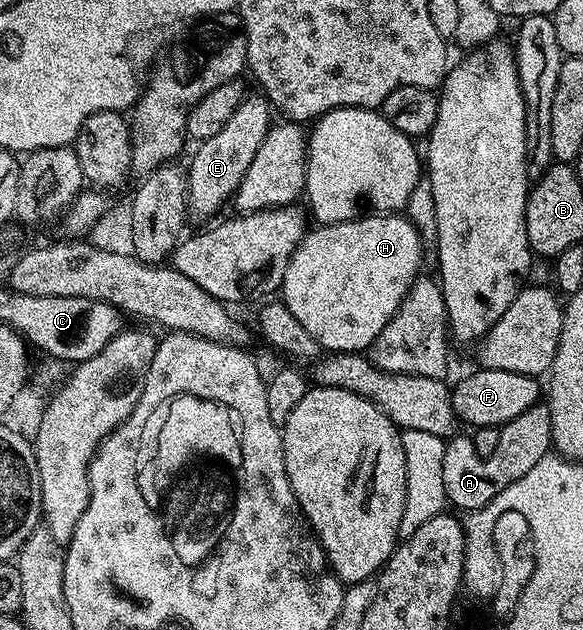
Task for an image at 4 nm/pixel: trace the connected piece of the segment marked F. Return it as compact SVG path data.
M493 368L476 370L473 376L458 381L451 389L456 419L472 424L473 429L482 426L500 428L538 403L542 396L542 384L540 383L537 377L514 374L510 370L494 370Z

